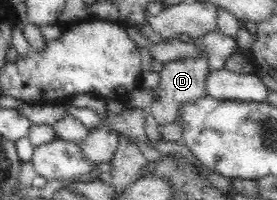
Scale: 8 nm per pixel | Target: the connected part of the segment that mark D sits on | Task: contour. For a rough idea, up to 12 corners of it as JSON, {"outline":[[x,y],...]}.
{"outline":[[207,56],[165,62],[152,117],[179,122],[207,94]]}

